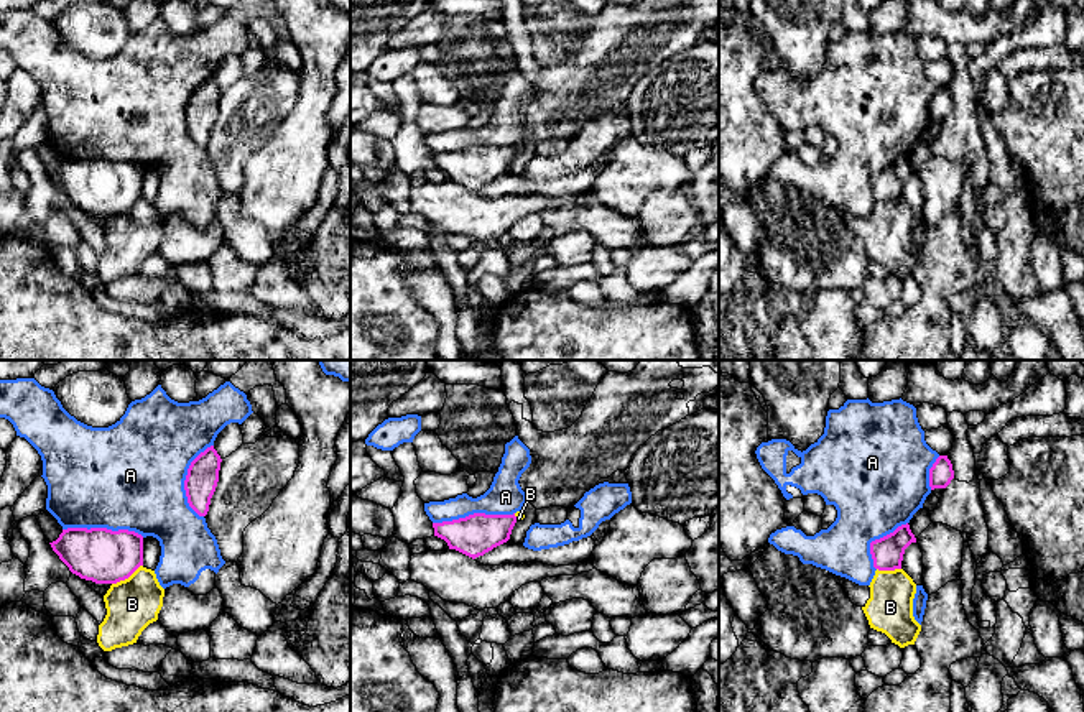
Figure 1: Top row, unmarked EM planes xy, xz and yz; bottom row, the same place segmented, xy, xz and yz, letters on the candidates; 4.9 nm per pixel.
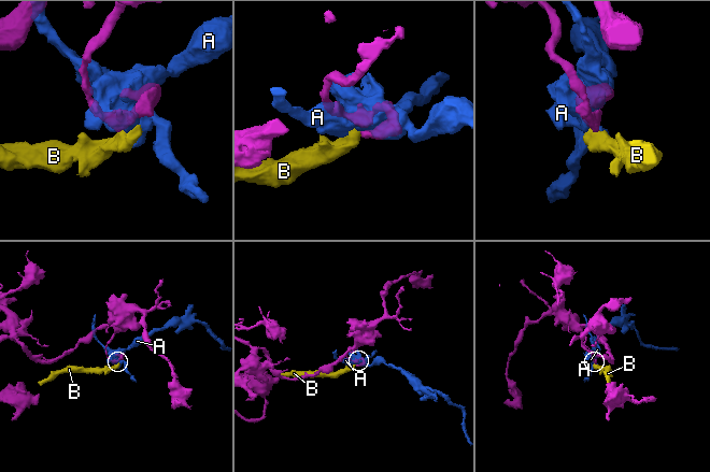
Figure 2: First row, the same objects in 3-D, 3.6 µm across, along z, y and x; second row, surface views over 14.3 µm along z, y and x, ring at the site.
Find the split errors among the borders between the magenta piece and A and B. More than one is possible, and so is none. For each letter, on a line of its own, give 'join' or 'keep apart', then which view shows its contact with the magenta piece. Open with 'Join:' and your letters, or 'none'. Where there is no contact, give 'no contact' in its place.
Join: none
A: keep apart | xz
B: keep apart | xy

